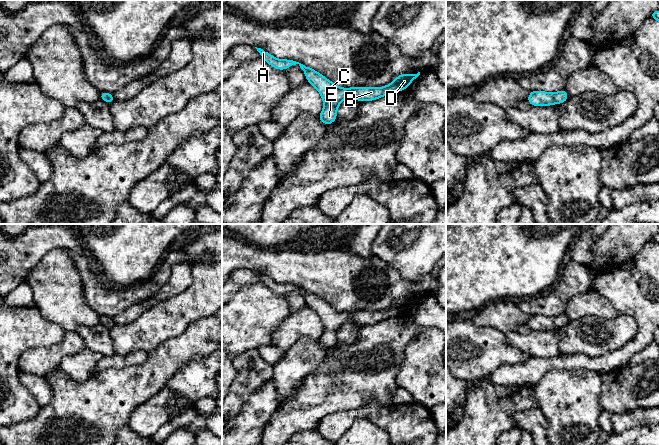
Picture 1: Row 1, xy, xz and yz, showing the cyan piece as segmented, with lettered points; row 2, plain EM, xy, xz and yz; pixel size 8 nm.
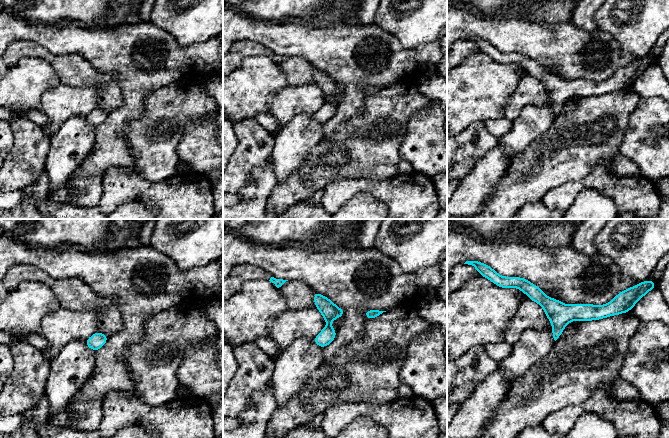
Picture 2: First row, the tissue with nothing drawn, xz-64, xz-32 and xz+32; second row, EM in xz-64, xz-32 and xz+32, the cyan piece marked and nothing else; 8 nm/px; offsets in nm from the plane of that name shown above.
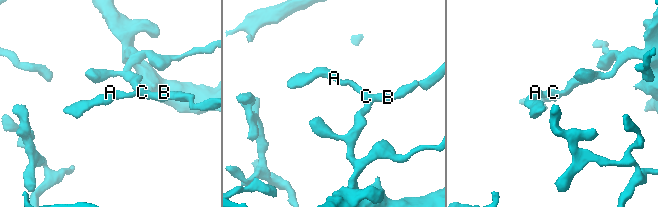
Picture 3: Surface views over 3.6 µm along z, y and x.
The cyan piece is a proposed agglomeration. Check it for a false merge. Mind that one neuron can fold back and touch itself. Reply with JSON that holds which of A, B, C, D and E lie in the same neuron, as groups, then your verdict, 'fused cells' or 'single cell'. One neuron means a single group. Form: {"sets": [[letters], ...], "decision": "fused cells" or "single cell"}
{"sets": [["A", "B", "C", "D", "E"]], "decision": "single cell"}

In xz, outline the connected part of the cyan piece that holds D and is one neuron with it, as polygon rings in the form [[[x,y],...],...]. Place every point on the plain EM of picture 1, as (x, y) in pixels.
[[[257,271],[255,272],[260,277],[261,282],[273,292],[286,294],[288,291],[296,288],[300,290],[306,299],[308,307],[313,309],[321,318],[324,326],[324,332],[319,338],[319,345],[326,349],[335,346],[337,341],[337,331],[346,322],[352,321],[360,326],[376,324],[391,317],[406,314],[409,308],[420,299],[420,296],[417,298],[404,297],[396,301],[391,308],[378,312],[360,310],[353,312],[340,312],[308,290],[290,283],[279,284],[263,273]]]

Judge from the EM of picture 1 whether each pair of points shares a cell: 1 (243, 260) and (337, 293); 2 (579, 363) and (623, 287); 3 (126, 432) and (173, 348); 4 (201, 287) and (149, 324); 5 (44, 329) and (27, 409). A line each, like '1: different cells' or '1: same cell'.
1: same cell
2: same cell
3: different cells
4: same cell
5: same cell

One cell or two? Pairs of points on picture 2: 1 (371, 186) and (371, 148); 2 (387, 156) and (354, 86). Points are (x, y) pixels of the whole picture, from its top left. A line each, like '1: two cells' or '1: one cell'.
1: two cells
2: two cells

